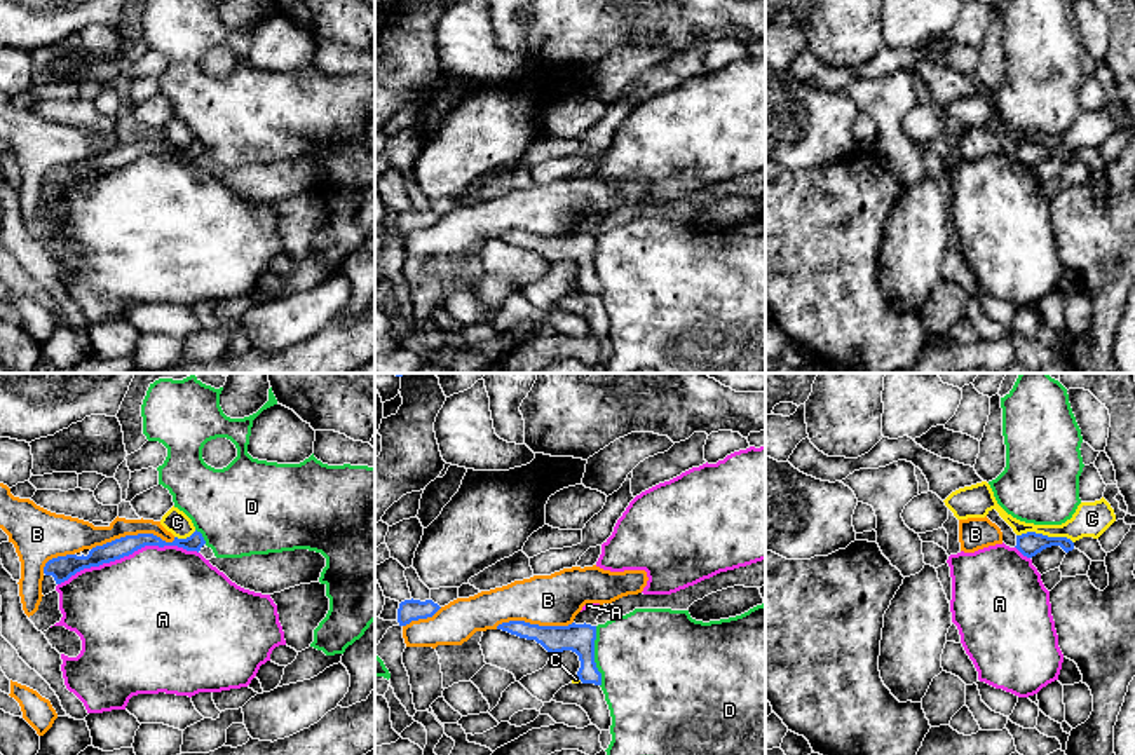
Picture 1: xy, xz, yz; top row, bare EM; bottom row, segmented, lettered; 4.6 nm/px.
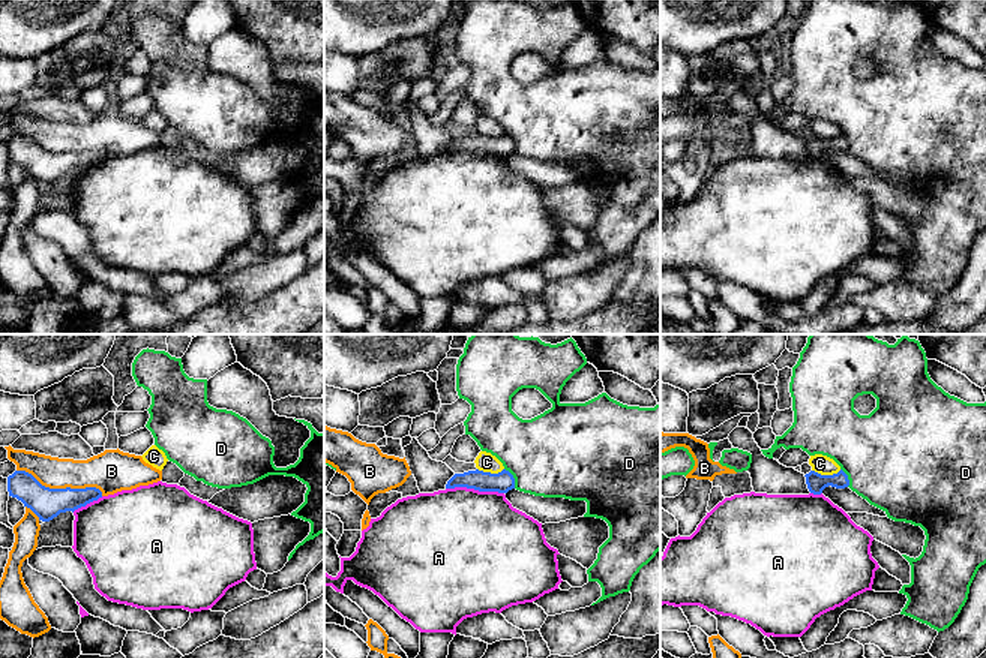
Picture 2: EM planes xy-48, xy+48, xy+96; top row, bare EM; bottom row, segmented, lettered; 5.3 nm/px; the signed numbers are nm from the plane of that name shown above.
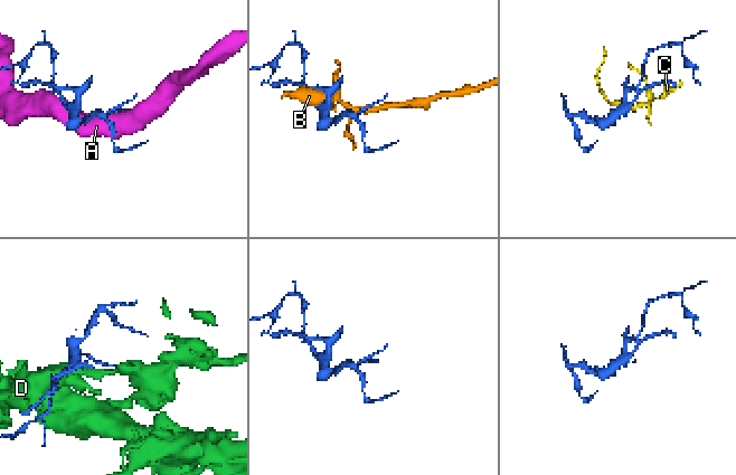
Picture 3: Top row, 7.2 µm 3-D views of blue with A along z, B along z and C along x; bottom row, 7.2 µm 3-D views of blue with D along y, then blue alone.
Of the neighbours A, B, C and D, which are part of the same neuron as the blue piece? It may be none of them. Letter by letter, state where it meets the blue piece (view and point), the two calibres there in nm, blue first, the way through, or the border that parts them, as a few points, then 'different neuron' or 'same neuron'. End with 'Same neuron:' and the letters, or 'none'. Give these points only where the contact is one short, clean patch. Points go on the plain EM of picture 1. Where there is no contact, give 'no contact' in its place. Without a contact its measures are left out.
A: meets blue in xy at (128, 164); 90 nm thick on the blue side, 500 nm on the other; different neuron
B: meets blue in xy at (133, 145); 90 nm thick on the blue side, 140 nm on the other; different neuron
C: meets blue in yz at (1045, 145); 110 nm thick on the blue side, 160 nm on the other; border along yz (1017, 143), (1066, 145), (1073, 152); different neuron
D: meets blue in xz at (593, 265); 140 nm thick on the blue side, 460 nm on the other; border along xz (595, 236), (595, 276), (600, 283), (600, 295); different neuron
Same neuron: none

